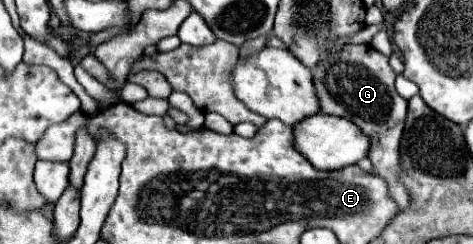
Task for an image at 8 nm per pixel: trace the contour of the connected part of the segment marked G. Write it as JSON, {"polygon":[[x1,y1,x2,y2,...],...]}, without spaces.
{"polygon":[[346,44,340,52,330,52,322,56,318,66,312,68,312,80,320,102,320,112,342,116,360,126,364,134,368,134,372,142,368,150,372,174,384,178,388,182,388,194,392,194,392,200,400,208,406,208,410,200,406,188,398,182,398,148,408,104,402,96,398,96,394,88,394,78,396,74,390,68,388,58,368,44]]}

